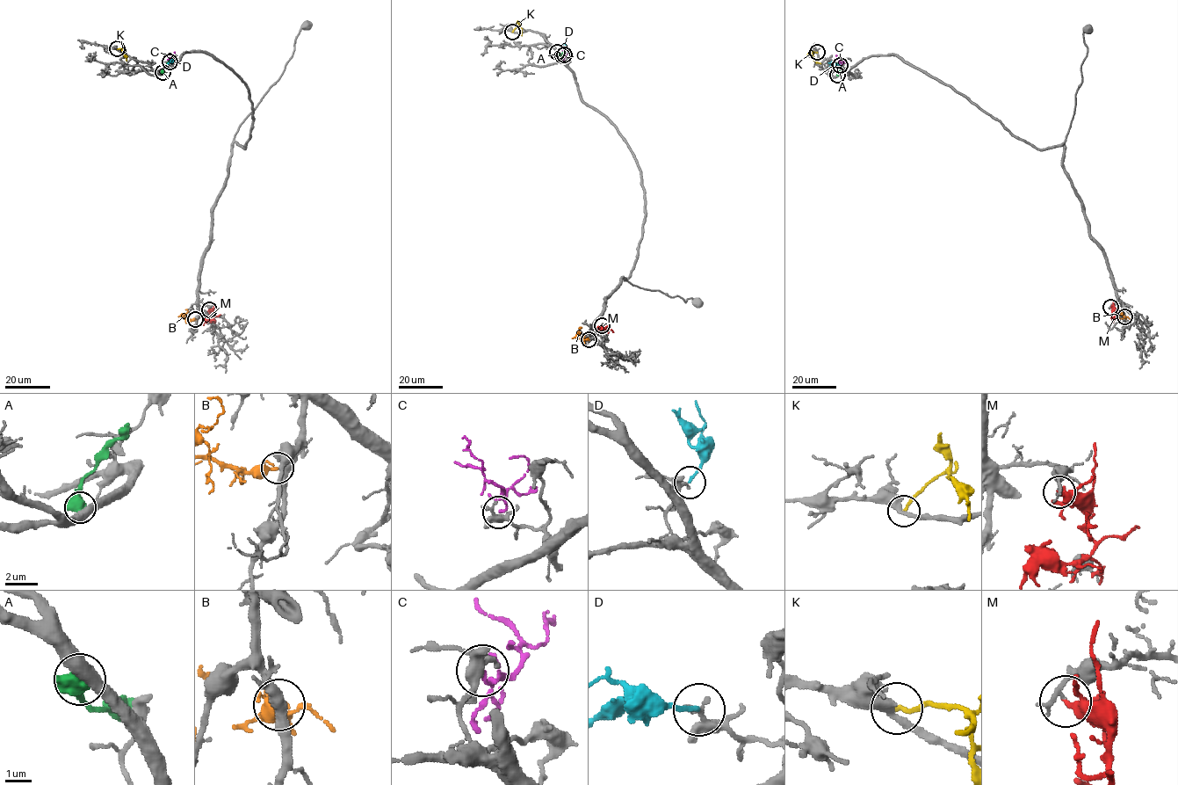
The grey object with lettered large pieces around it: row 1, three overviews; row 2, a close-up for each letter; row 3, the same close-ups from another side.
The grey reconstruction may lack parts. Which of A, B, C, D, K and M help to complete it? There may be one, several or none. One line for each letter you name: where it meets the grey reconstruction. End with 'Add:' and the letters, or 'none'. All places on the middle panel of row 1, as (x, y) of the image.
B: contact (588, 339)
D: contact (564, 54)
Add: B, D

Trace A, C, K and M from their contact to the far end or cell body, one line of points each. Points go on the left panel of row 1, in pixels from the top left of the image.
A: (162, 72), (169, 61)
C: (168, 62), (174, 52)
K: (117, 49), (123, 49), (126, 61)
M: (209, 309), (213, 318), (206, 320), (204, 324)

